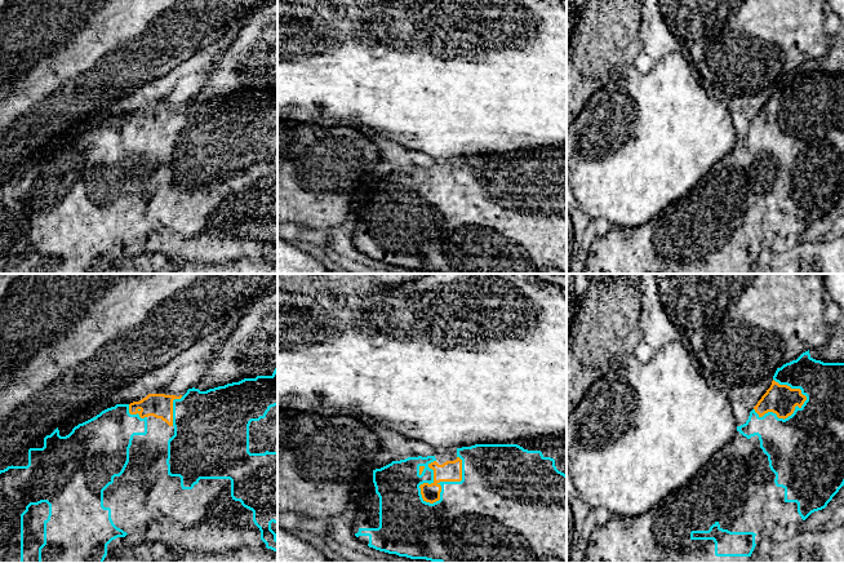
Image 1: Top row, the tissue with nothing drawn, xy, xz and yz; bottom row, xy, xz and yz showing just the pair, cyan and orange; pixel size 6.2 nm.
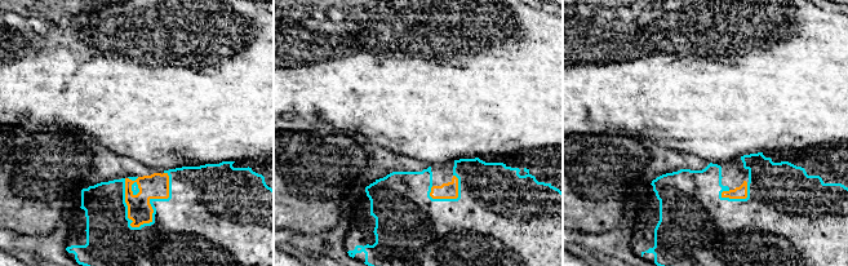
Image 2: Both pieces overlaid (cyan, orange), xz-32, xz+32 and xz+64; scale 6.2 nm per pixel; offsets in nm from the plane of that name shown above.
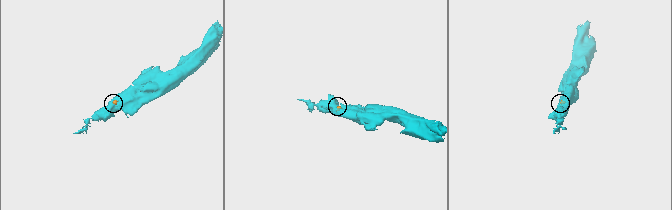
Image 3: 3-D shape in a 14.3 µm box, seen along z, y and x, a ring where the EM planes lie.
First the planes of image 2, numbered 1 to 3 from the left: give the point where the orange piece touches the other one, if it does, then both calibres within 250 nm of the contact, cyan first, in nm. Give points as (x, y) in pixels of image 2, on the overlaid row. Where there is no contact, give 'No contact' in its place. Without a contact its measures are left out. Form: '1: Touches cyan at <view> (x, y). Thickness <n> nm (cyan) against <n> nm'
1: Touches cyan at xz-32 (151, 199). Thickness 380 nm (cyan) against 160 nm
2: Touches cyan at xz+32 (453, 199). Thickness 480 nm (cyan) against 100 nm
3: Touches cyan at xz+64 (740, 199). Thickness 460 nm (cyan) against 80 nm

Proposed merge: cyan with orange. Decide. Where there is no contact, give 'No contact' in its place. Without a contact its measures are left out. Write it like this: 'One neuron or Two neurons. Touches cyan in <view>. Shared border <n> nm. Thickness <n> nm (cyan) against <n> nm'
One neuron. Touches cyan in xz. Shared border 360 nm. Thickness 420 nm (cyan) against 130 nm

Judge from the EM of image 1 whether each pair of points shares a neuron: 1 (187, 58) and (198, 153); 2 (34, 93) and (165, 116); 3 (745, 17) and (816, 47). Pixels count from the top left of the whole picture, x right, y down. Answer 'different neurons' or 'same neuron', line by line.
1: different neurons
2: different neurons
3: same neuron

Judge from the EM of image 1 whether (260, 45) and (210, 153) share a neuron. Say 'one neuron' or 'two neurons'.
two neurons

